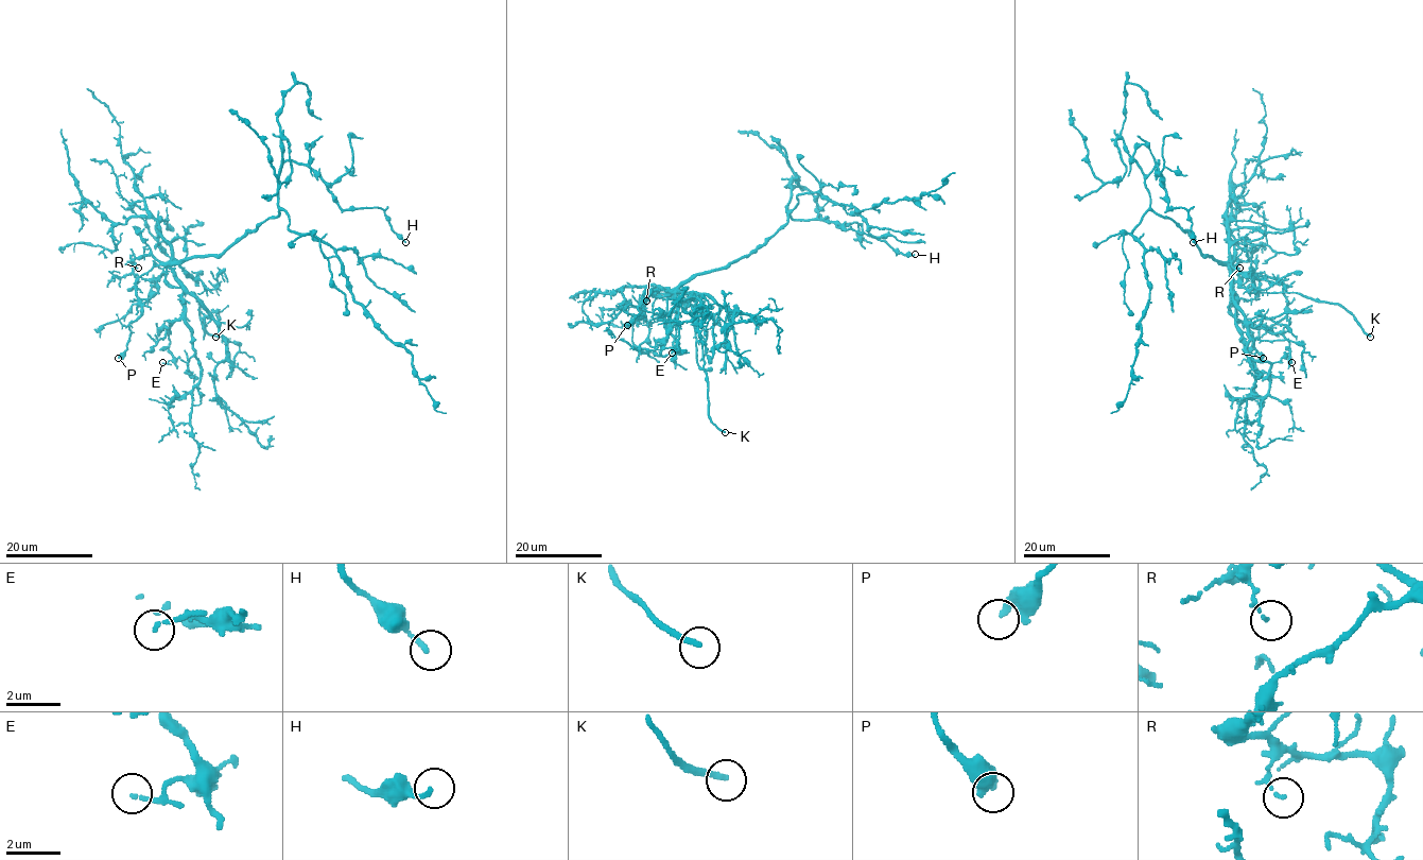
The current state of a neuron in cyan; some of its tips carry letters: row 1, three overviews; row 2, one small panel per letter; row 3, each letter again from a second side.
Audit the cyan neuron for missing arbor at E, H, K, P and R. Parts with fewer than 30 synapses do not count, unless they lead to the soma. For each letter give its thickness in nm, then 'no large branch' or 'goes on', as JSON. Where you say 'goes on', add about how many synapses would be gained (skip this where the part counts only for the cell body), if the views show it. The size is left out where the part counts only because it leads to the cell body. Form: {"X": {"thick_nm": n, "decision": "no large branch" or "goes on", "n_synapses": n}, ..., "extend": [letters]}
{"E": {"thick_nm": 110, "decision": "no large branch"}, "H": {"thick_nm": 180, "decision": "no large branch"}, "K": {"thick_nm": 220, "decision": "goes on"}, "P": {"thick_nm": 300, "decision": "no large branch"}, "R": {"thick_nm": 70, "decision": "no large branch"}, "extend": ["K"]}

